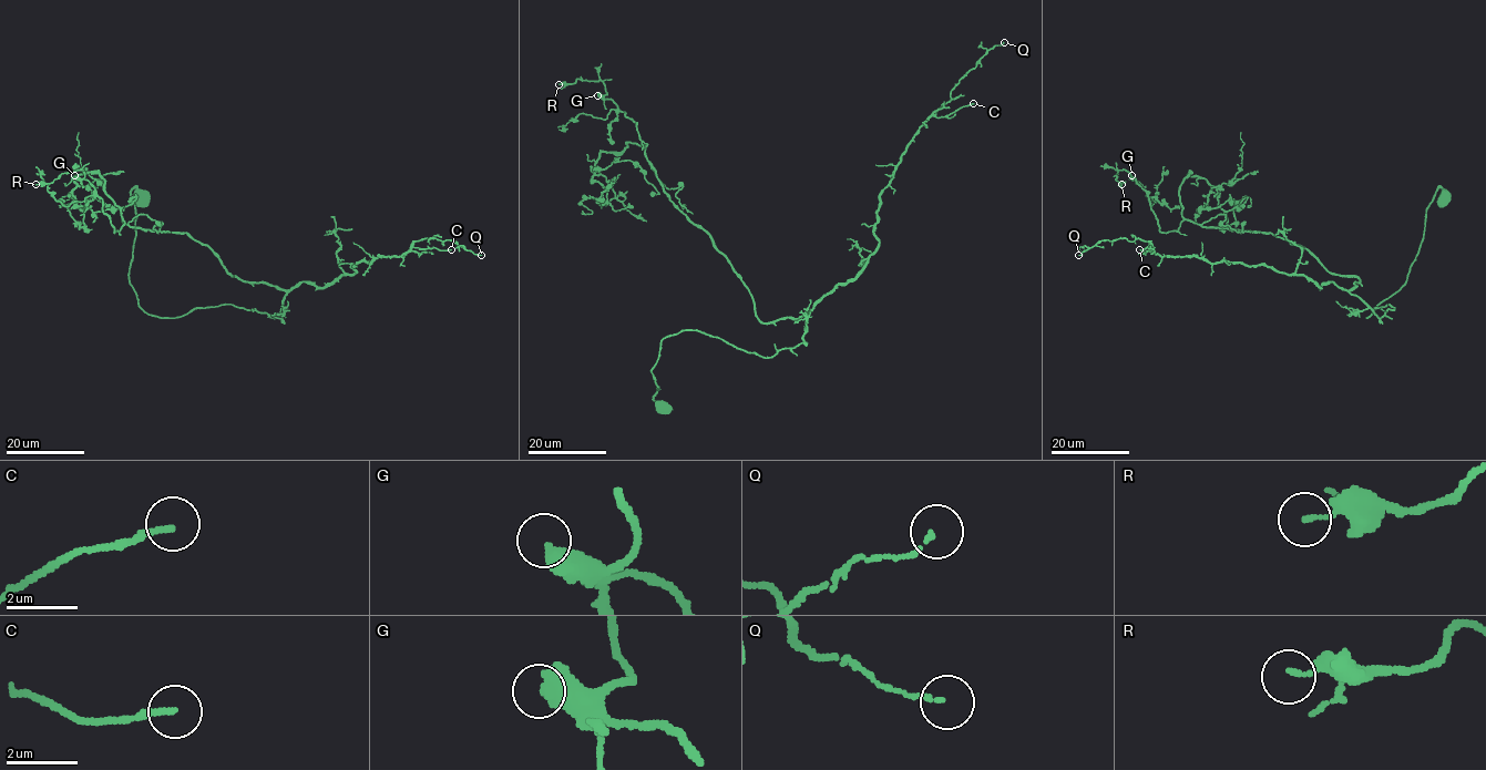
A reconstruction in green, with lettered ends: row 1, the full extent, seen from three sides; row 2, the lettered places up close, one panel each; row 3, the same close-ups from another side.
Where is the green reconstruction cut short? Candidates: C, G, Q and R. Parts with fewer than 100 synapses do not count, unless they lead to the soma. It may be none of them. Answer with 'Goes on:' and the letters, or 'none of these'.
Goes on: none of these

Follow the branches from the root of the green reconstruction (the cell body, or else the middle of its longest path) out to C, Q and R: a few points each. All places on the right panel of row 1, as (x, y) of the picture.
C: (1442, 196), (1440, 187), (1407, 281), (1366, 317), (1394, 308), (1380, 318), (1334, 281), (1139, 249)
Q: (1442, 196), (1407, 281), (1366, 317), (1394, 308), (1380, 318), (1334, 281), (1159, 256), (1140, 238), (1078, 255)
R: (1442, 196), (1380, 318), (1356, 277), (1305, 248), (1186, 219), (1161, 232), (1117, 170), (1121, 184)

